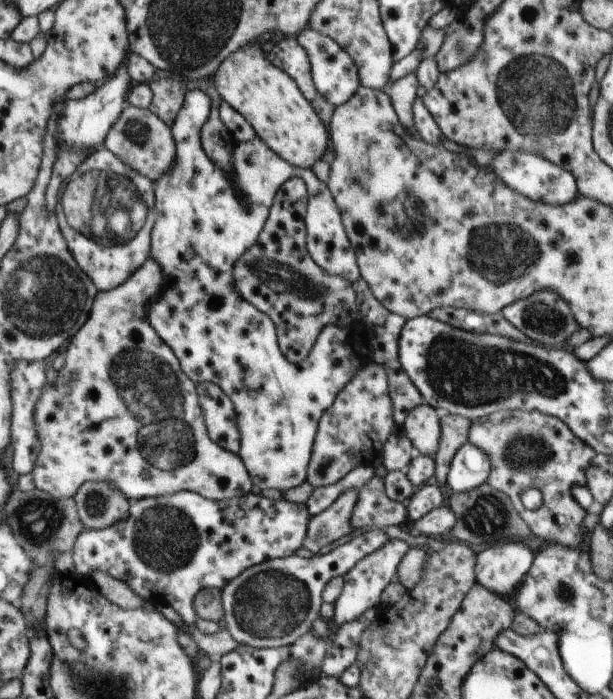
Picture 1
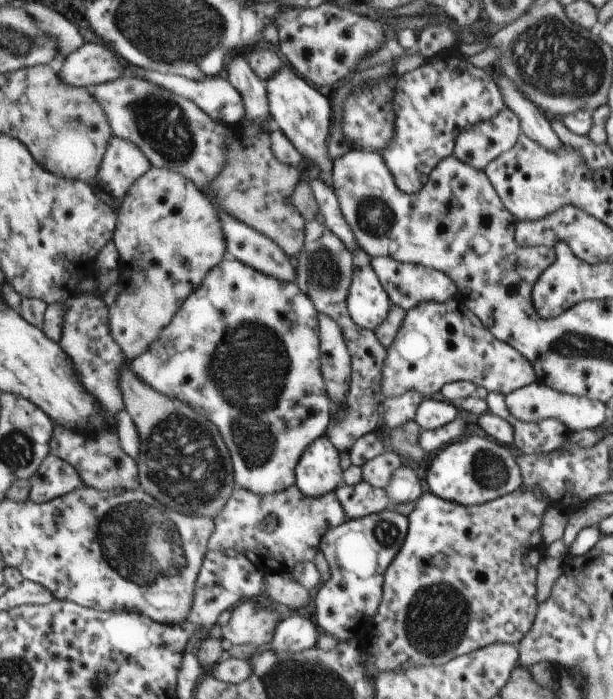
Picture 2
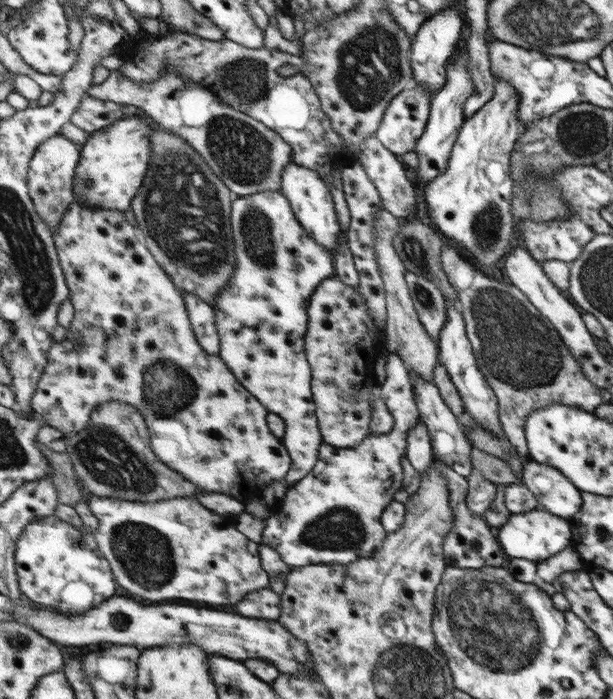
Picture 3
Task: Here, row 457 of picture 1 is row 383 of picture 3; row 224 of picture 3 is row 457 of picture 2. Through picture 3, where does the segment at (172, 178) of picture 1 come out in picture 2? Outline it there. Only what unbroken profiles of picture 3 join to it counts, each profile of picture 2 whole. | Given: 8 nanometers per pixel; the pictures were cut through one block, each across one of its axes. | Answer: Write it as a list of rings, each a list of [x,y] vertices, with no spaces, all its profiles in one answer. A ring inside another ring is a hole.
[[[227,256],[224,260],[222,260],[222,262],[220,262],[220,264],[218,264],[218,266],[214,268],[214,270],[211,270],[210,274],[206,276],[206,280],[202,282],[202,286],[194,290],[194,293],[186,300],[185,304],[181,306],[181,310],[175,315],[173,320],[170,321],[170,324],[165,326],[156,342],[150,346],[150,349],[148,349],[145,353],[142,353],[140,357],[136,357],[135,359],[129,361],[128,366],[140,381],[149,383],[154,390],[161,392],[163,395],[169,396],[171,399],[178,399],[180,402],[186,403],[188,406],[193,407],[194,410],[205,414],[217,425],[218,430],[222,430],[222,434],[226,434],[226,446],[230,446],[230,450],[234,450],[234,474],[238,474],[238,478],[236,478],[237,487],[245,488],[246,490],[259,495],[278,493],[280,491],[290,489],[294,486],[294,484],[296,484],[296,468],[303,454],[310,448],[310,446],[312,446],[314,441],[320,440],[325,436],[327,429],[329,428],[329,423],[331,422],[332,403],[330,403],[329,396],[326,394],[325,384],[322,380],[322,375],[320,372],[320,364],[318,364],[320,358],[320,350],[318,350],[318,316],[319,313],[313,305],[313,301],[298,288],[296,282],[284,282],[281,279],[262,274],[261,271],[254,270],[254,267],[248,266],[246,263],[240,262],[238,259]]]

